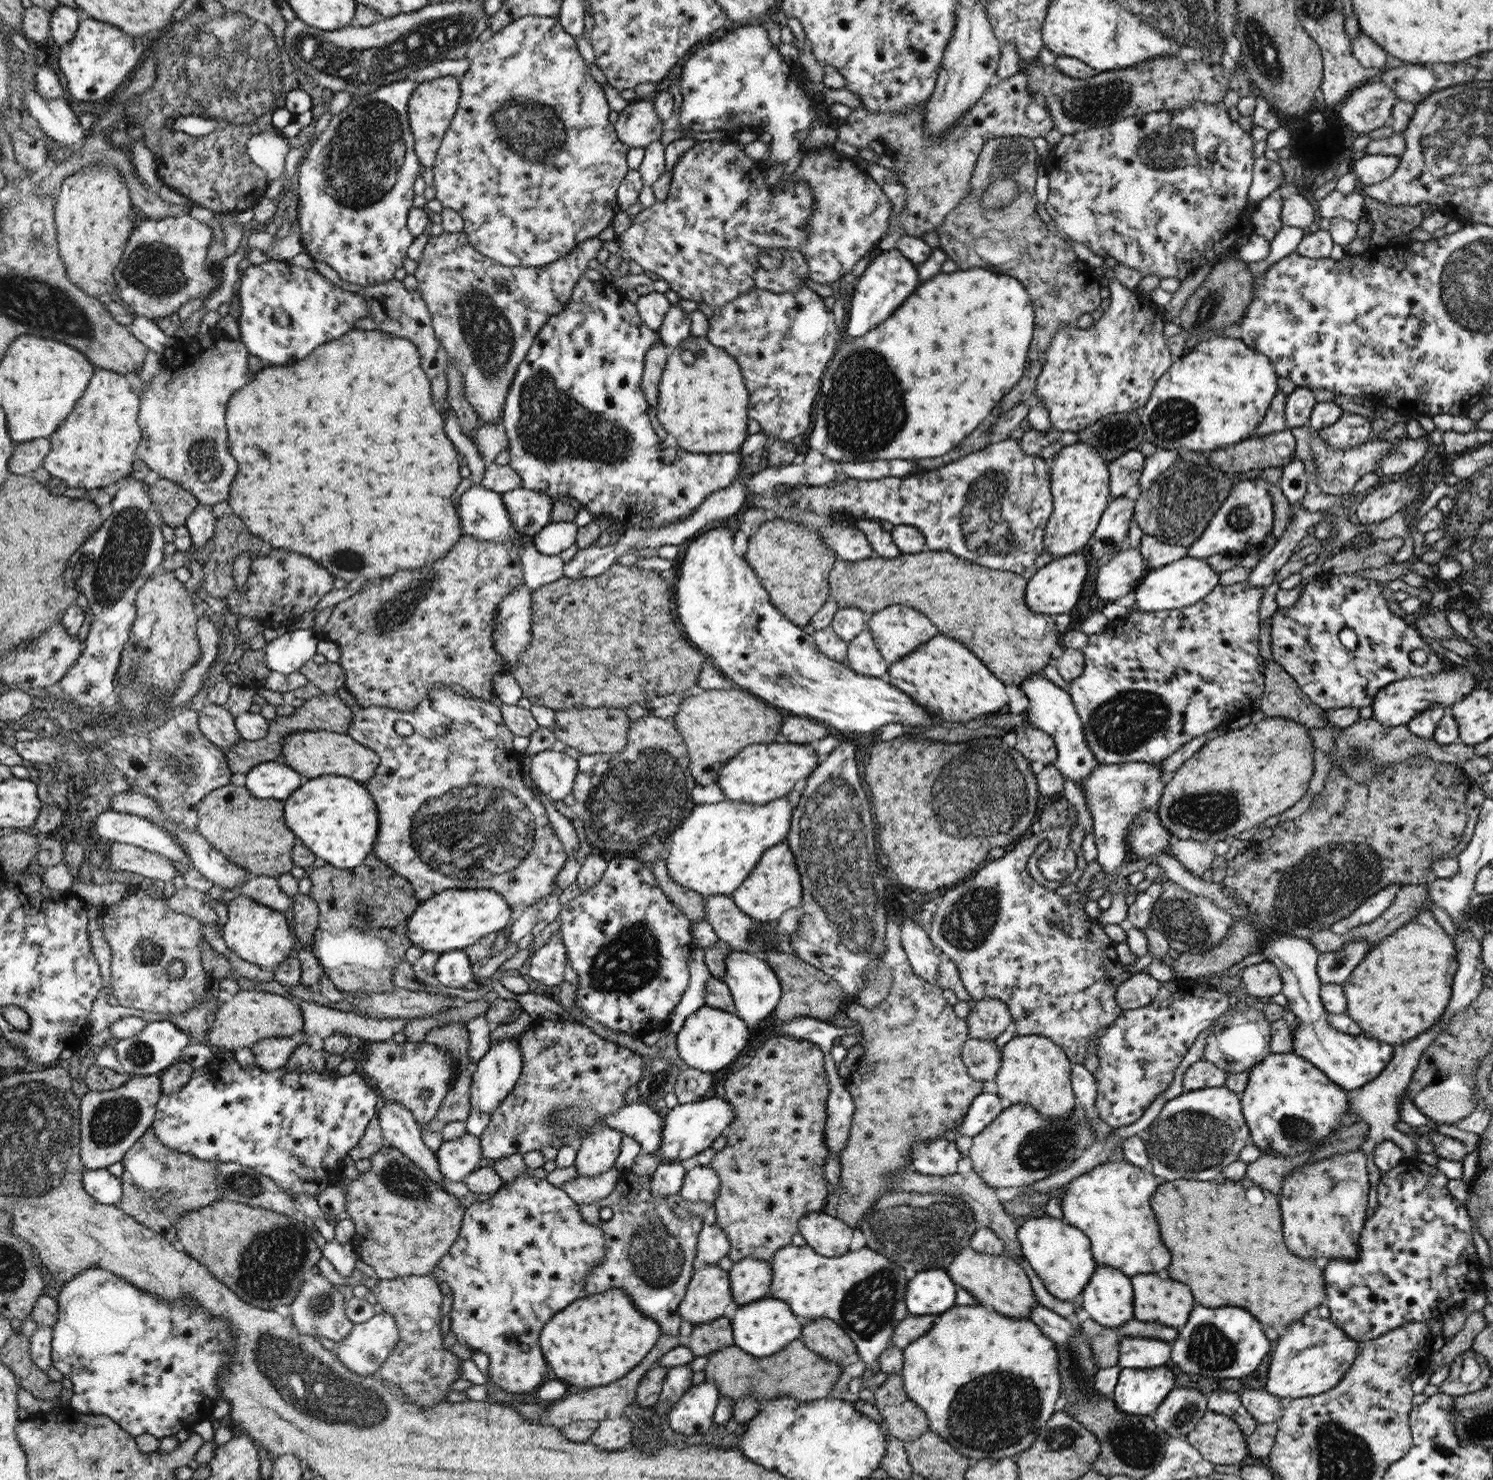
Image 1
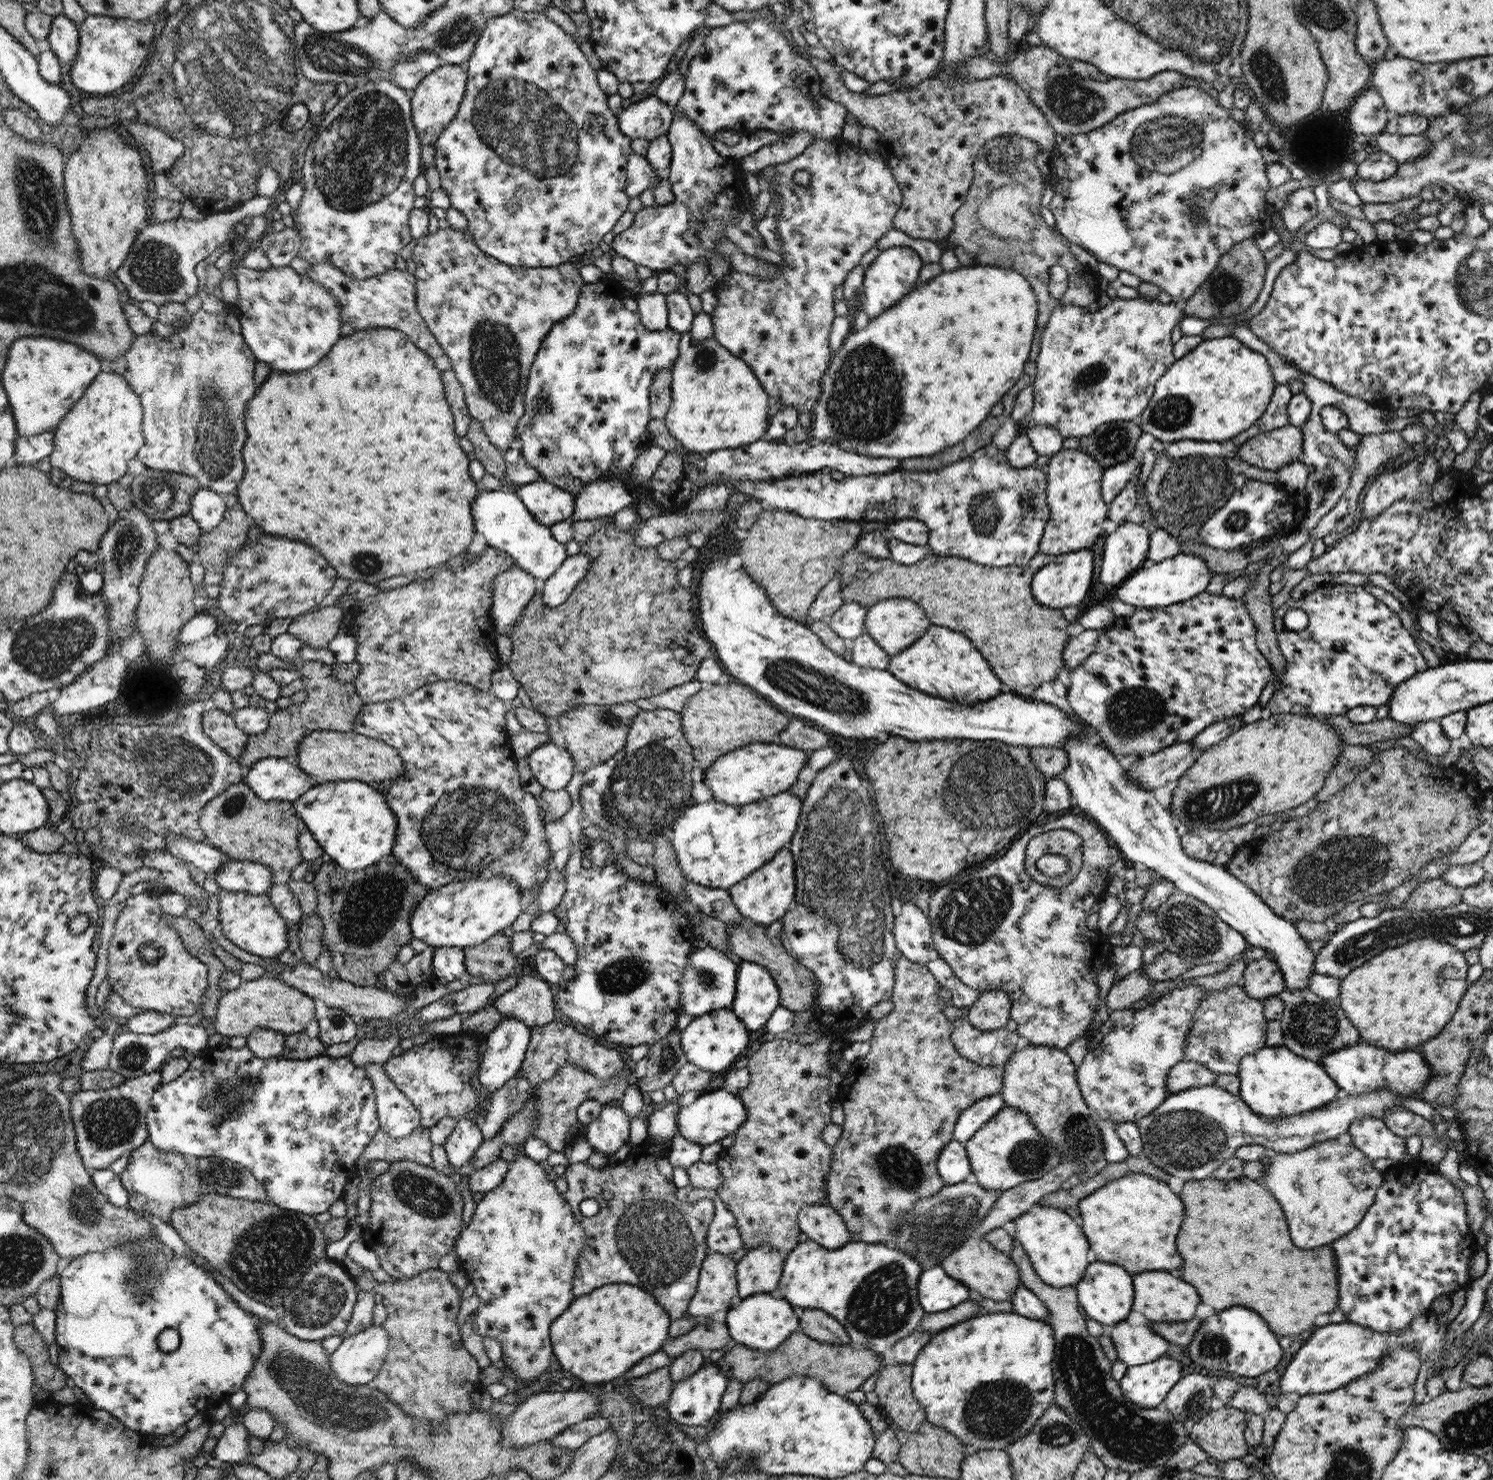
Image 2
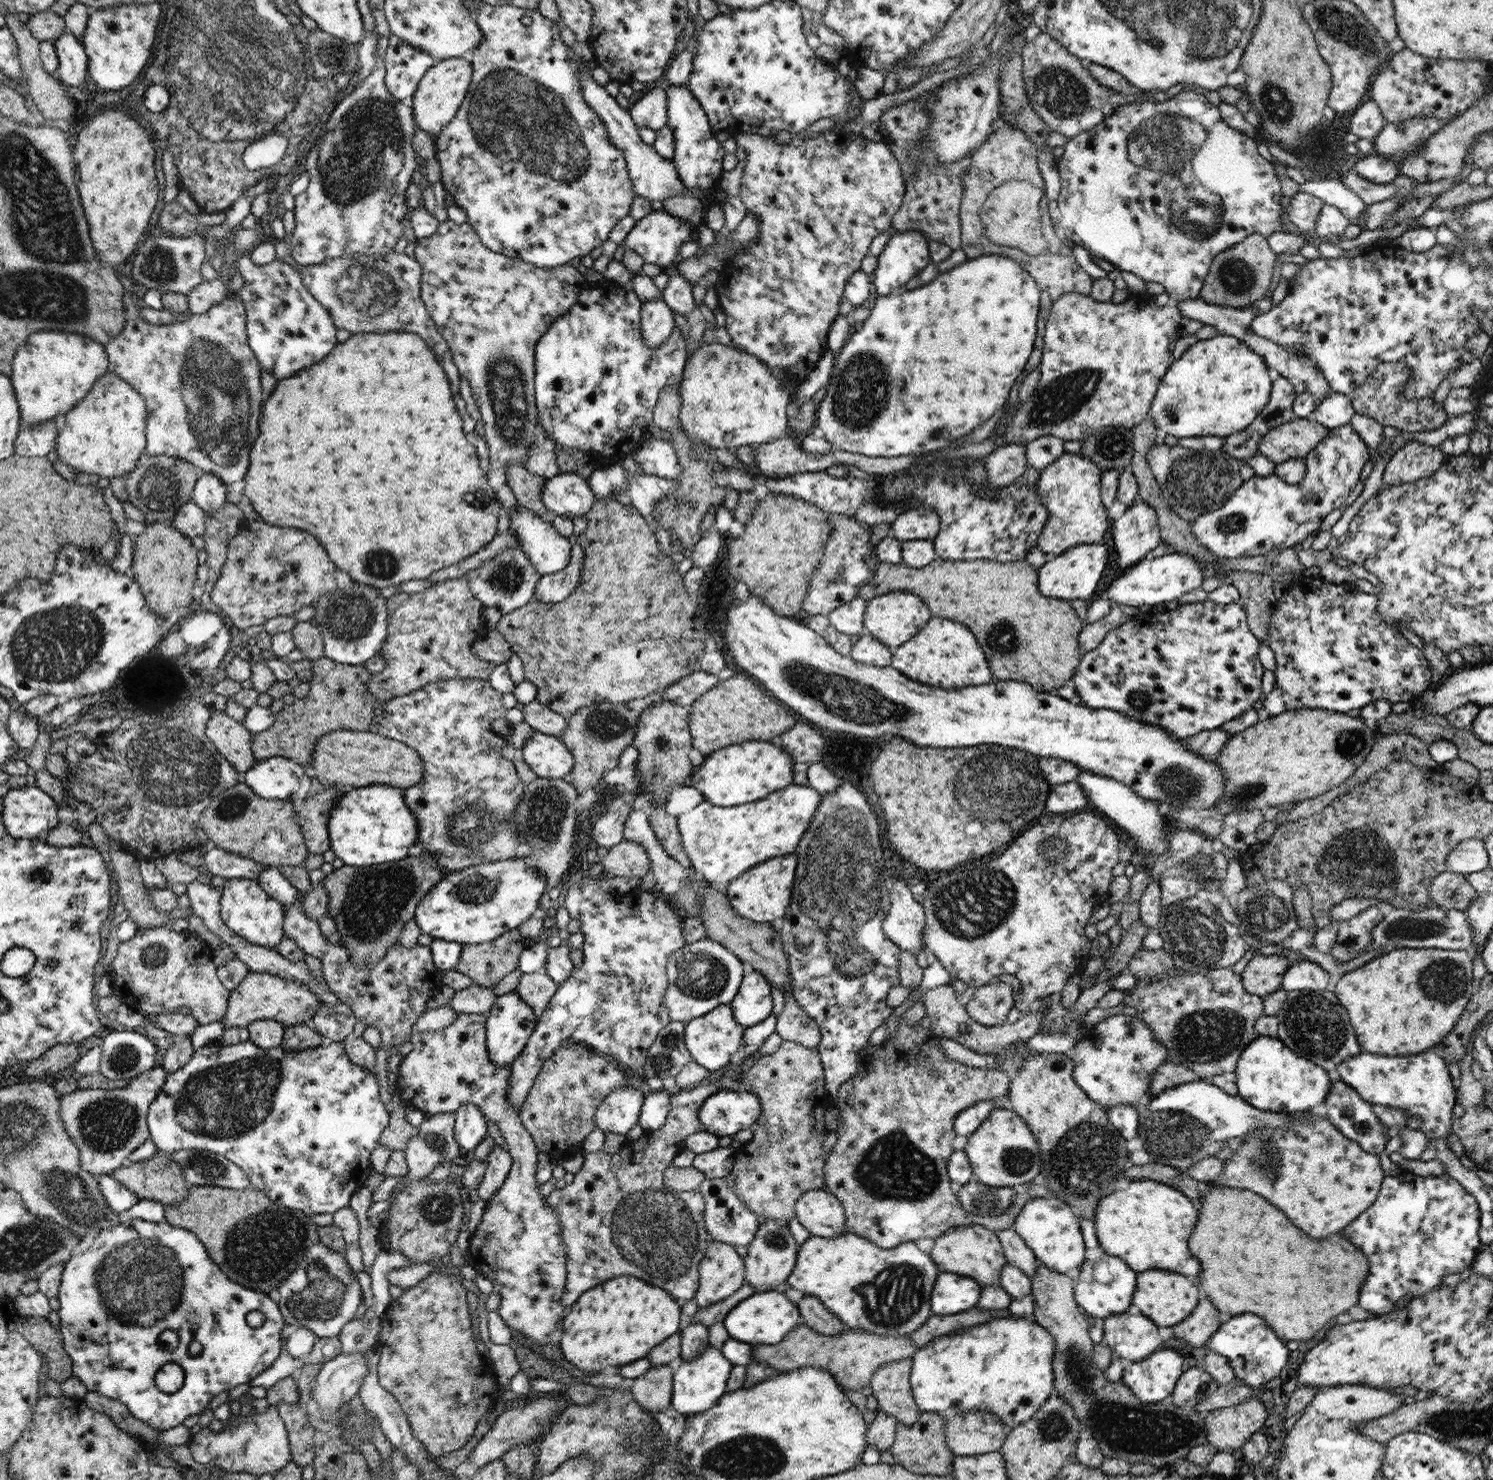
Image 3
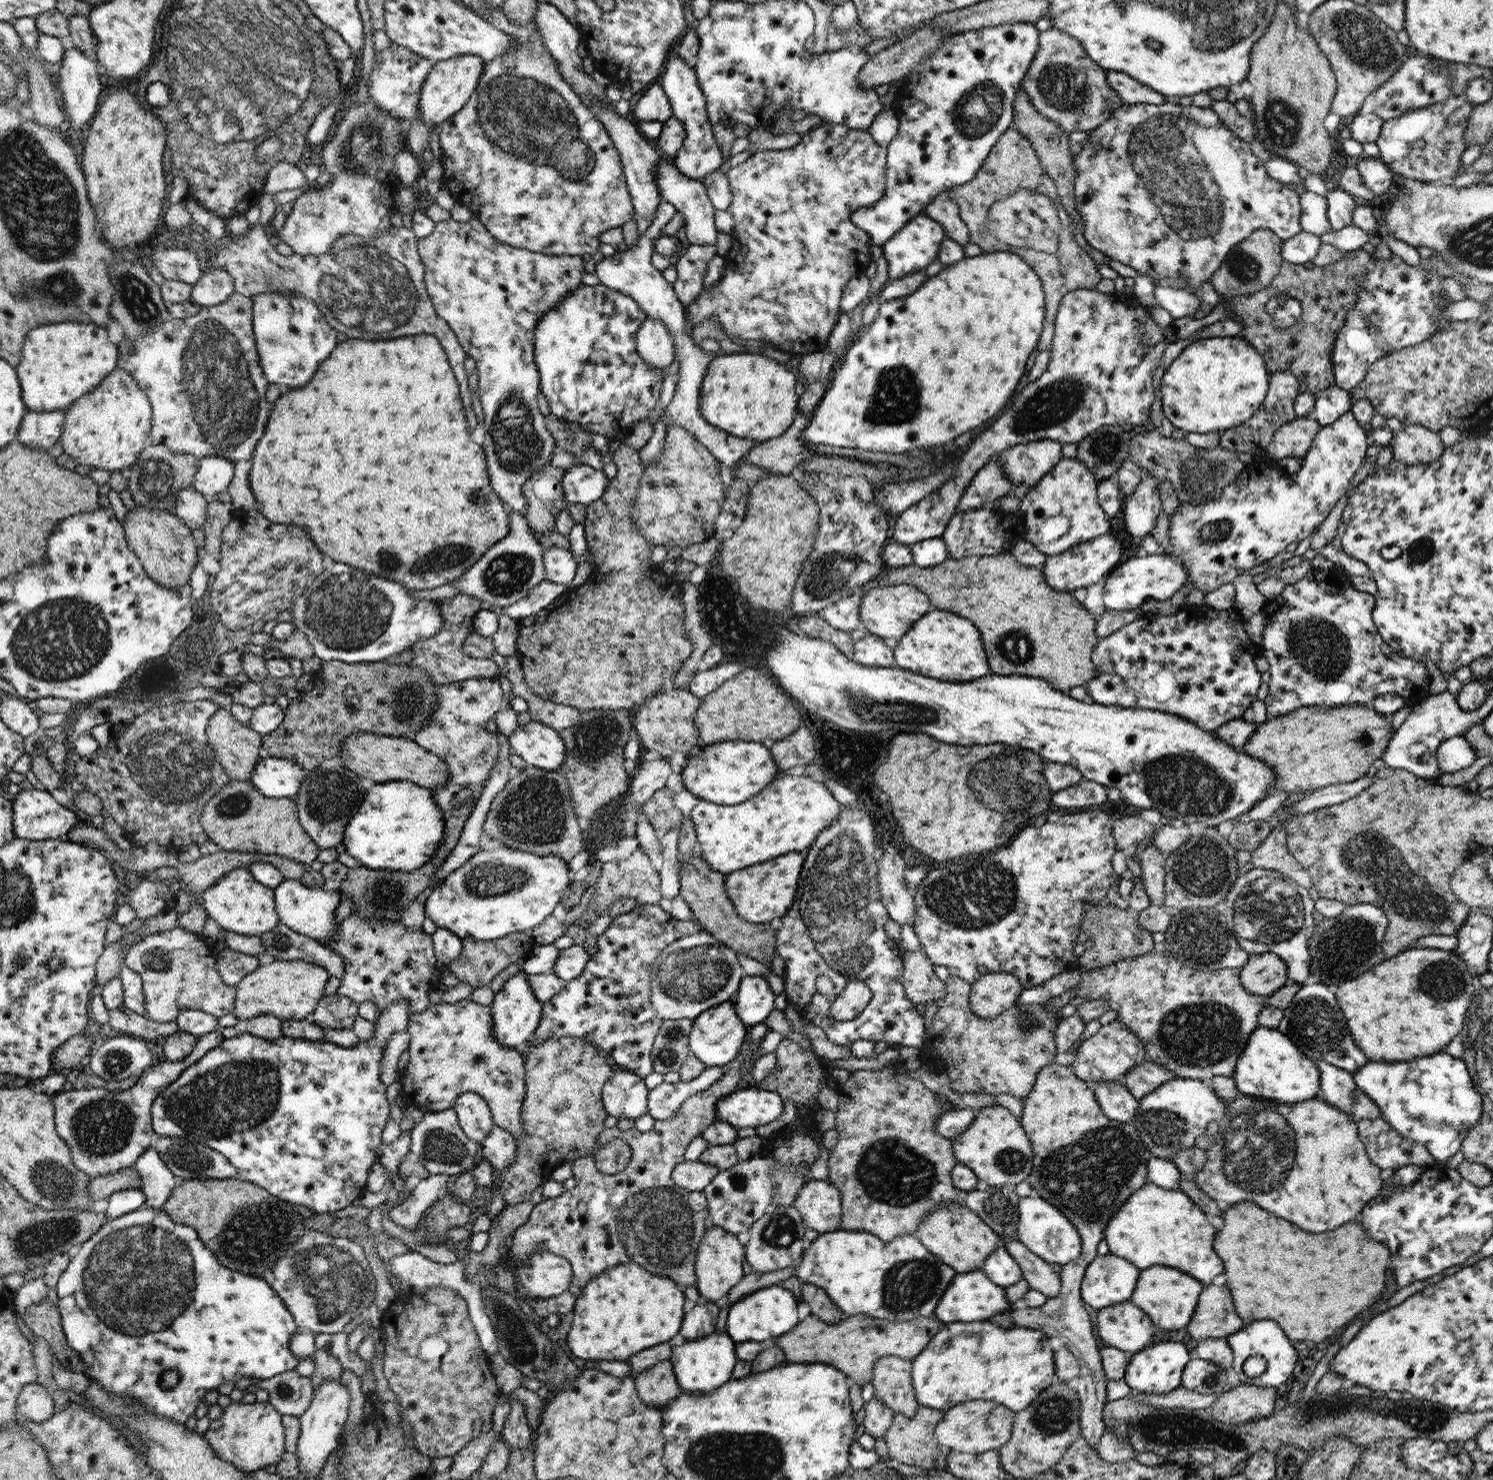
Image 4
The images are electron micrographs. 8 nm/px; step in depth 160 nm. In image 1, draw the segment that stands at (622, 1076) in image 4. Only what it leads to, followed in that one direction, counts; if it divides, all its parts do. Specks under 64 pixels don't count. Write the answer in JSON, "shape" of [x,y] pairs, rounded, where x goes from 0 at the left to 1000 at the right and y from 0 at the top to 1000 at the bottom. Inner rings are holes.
{"shape":[[[404,761],[389,770],[385,782],[387,795],[401,795],[409,791],[415,782],[417,766],[409,761]]]}

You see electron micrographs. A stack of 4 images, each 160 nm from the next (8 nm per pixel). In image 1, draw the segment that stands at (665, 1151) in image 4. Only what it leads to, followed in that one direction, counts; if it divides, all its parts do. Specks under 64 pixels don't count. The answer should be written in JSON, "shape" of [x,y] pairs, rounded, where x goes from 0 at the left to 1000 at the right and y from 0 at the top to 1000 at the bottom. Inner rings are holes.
{"shape":[[[423,790],[416,792],[413,797],[411,805],[406,809],[403,809],[397,814],[388,814],[388,818],[394,824],[405,832],[407,836],[407,846],[405,851],[402,852],[398,859],[391,865],[394,874],[399,875],[407,872],[414,870],[421,873],[421,876],[426,881],[426,884],[431,889],[439,892],[443,897],[443,901],[447,903],[455,901],[457,897],[457,888],[455,886],[455,881],[460,875],[460,869],[466,861],[466,846],[468,846],[469,830],[471,829],[471,823],[465,820],[462,824],[455,823],[451,818],[447,816],[446,808],[437,808],[436,807],[436,794],[426,794]],[[407,815],[411,819],[410,823],[404,824],[402,818]]]}

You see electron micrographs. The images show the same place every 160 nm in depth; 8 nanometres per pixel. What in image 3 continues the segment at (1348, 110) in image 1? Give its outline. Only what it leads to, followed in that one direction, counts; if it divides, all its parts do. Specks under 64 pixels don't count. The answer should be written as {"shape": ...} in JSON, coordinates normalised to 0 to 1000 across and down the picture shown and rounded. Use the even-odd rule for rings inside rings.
{"shape":[[[916,66],[911,72],[908,73],[906,80],[904,80],[904,89],[910,93],[921,94],[928,84],[924,72]]]}

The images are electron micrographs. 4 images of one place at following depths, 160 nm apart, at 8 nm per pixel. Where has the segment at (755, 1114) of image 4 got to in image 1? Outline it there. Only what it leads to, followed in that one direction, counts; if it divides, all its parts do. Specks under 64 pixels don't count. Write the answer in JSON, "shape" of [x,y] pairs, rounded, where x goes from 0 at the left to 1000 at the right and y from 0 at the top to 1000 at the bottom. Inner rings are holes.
{"shape":[[[481,741],[470,742],[469,744],[455,746],[445,751],[445,759],[443,772],[439,780],[444,782],[463,785],[466,780],[476,776],[481,768],[486,766],[488,759],[492,757],[491,747]]]}

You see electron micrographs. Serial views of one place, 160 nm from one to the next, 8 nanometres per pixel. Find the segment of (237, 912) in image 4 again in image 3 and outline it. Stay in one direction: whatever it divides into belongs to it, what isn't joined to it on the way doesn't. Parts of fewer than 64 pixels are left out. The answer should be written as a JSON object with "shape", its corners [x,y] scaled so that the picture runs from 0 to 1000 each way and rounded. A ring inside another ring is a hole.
{"shape":[[[154,593],[147,596],[147,598],[147,617],[150,624],[169,638],[184,641],[189,635],[189,623],[191,623],[188,609],[180,606],[170,594]]]}

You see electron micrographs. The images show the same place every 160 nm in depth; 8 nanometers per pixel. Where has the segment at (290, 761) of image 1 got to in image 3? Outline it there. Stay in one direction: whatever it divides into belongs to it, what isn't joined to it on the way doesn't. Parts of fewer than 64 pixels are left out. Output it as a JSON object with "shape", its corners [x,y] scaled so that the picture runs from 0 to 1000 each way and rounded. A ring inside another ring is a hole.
{"shape":[[[222,494],[215,497],[212,501],[208,518],[217,532],[263,530],[273,534],[283,528],[283,512],[279,506],[250,494]]]}

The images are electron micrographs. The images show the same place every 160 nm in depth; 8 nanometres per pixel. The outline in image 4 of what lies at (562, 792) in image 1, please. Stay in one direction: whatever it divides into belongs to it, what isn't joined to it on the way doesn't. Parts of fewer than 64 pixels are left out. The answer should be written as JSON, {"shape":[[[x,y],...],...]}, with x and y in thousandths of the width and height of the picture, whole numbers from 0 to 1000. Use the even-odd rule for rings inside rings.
{"shape":[[[356,486],[351,491],[348,491],[344,496],[340,497],[340,500],[345,507],[346,511],[350,512],[355,518],[374,522],[374,520],[376,519],[378,514],[379,514],[379,503],[376,495],[360,486]]]}

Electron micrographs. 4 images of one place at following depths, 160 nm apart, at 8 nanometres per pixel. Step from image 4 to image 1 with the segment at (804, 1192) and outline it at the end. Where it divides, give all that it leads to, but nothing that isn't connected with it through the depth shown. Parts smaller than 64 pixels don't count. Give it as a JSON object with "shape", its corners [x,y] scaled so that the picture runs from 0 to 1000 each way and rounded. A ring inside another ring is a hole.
{"shape":[[[541,819],[535,824],[535,834],[551,849],[564,849],[569,845],[572,830],[562,822]]]}

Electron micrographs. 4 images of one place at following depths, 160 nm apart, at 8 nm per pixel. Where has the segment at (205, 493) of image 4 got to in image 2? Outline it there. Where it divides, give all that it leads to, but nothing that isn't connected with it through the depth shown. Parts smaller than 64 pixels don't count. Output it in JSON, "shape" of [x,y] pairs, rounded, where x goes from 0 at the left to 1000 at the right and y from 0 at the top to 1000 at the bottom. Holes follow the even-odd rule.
{"shape":[[[133,329],[129,334],[127,347],[136,359],[145,357],[152,345],[151,336],[143,332],[141,330]]]}

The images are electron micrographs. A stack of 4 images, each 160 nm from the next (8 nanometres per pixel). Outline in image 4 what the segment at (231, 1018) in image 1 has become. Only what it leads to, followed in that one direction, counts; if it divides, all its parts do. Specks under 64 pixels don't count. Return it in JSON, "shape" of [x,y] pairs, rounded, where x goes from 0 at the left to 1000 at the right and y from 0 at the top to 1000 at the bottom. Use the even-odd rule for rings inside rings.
{"shape":[[[184,649],[173,653],[159,665],[159,672],[155,684],[161,691],[177,685],[183,685],[190,690],[202,689],[211,683],[221,659],[214,651],[206,649]]]}

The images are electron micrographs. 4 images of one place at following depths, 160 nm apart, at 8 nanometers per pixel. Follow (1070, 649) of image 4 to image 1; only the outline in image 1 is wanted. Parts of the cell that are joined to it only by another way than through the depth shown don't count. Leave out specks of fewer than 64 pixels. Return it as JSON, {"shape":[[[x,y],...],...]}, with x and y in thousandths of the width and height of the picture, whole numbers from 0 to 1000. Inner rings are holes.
{"shape":[[[622,372],[616,374],[603,374],[604,377],[592,378],[587,376],[568,380],[563,378],[556,388],[556,397],[558,405],[562,411],[576,411],[582,415],[588,414],[598,408],[604,408],[610,411],[616,411],[619,416],[622,416],[630,428],[639,431],[647,438],[650,438],[660,451],[673,463],[683,462],[690,456],[698,454],[702,449],[705,439],[709,436],[709,426],[707,417],[691,414],[686,407],[687,399],[687,391],[676,386],[664,386],[647,378],[638,376],[636,373]]]}

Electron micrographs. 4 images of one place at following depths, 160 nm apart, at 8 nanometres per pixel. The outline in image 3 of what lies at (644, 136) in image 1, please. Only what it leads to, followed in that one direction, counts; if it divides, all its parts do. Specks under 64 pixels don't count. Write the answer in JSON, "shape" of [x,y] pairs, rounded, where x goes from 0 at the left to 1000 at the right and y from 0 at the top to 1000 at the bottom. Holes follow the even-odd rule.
{"shape":[[[439,59],[422,73],[421,76],[425,84],[429,86],[436,86],[441,89],[447,85],[449,79],[447,78],[447,61]]]}

